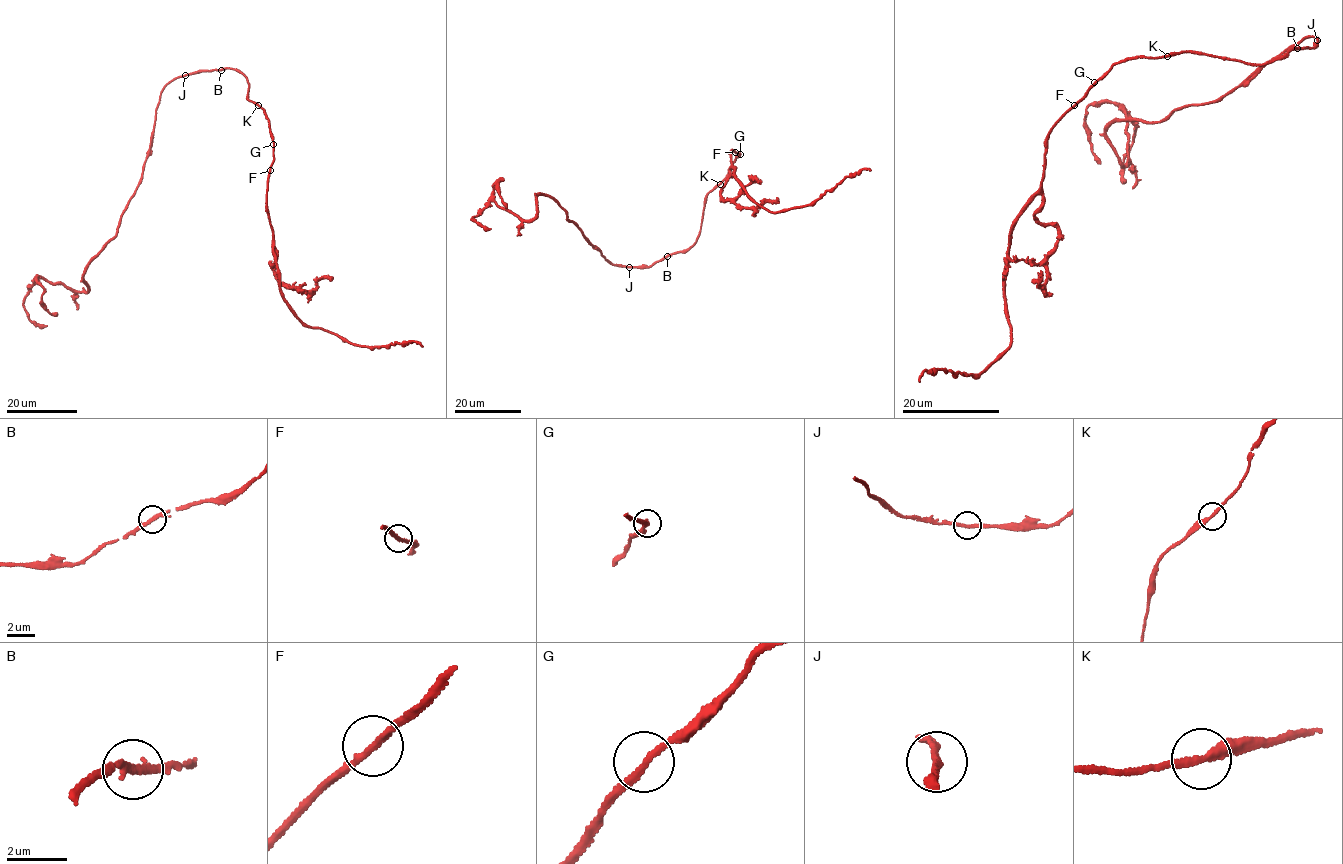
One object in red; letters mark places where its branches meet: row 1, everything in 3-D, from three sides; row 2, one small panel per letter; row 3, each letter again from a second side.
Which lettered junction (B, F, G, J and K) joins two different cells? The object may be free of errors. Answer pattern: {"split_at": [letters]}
{"split_at": []}

